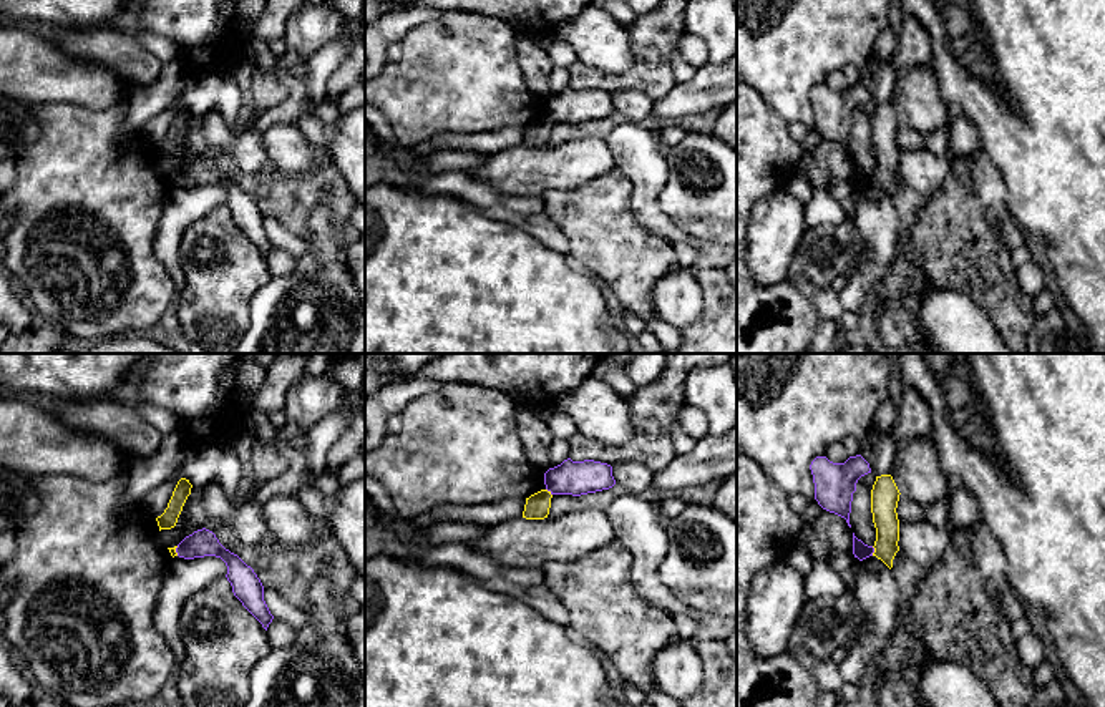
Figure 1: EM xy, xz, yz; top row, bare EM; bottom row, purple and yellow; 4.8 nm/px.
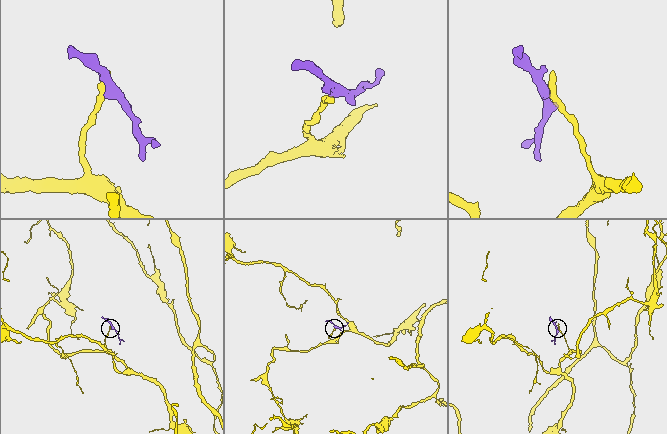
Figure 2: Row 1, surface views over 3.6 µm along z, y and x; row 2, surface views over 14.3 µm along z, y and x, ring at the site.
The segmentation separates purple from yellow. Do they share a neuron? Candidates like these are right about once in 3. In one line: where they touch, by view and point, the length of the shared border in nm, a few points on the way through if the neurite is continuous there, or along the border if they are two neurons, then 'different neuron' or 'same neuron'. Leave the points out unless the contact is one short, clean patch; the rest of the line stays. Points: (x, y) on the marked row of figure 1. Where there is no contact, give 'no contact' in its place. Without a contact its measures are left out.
meets purple in yz at (873, 551); contact 50 nm long; border along yz (871, 546), (873, 555); different neuron

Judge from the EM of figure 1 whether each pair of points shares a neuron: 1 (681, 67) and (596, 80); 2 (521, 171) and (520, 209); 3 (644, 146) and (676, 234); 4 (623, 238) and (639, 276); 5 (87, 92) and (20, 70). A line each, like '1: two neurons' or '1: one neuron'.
1: two neurons
2: two neurons
3: one neuron
4: one neuron
5: one neuron

